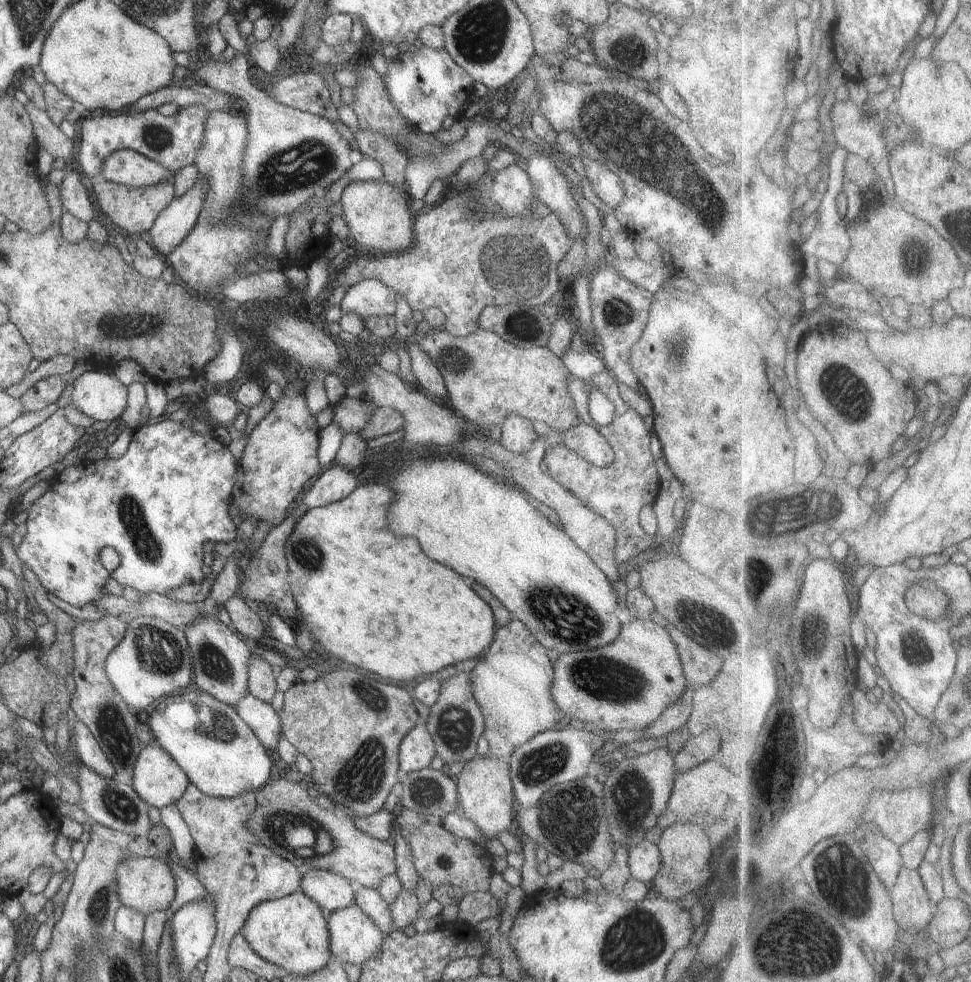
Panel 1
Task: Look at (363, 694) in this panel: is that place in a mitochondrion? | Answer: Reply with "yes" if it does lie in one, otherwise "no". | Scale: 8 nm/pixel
yes

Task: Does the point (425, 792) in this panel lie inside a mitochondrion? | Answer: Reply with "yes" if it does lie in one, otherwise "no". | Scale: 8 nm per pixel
yes

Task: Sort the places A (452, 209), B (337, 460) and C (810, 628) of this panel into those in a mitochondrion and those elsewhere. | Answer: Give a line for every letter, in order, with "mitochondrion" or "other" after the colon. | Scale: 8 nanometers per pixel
A: other
B: other
C: mitochondrion

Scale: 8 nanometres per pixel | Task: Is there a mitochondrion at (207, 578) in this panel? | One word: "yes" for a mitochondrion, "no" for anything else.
no

